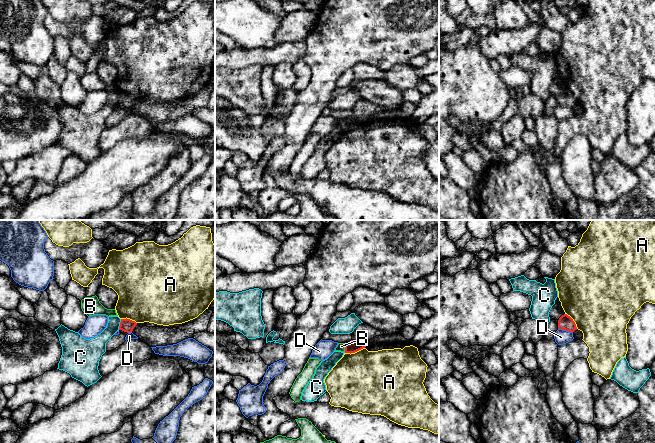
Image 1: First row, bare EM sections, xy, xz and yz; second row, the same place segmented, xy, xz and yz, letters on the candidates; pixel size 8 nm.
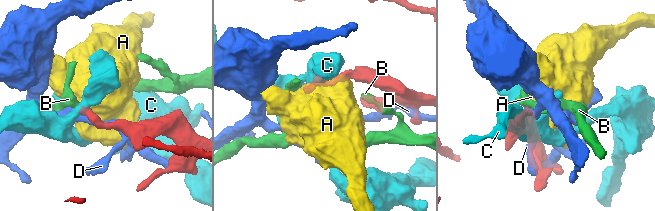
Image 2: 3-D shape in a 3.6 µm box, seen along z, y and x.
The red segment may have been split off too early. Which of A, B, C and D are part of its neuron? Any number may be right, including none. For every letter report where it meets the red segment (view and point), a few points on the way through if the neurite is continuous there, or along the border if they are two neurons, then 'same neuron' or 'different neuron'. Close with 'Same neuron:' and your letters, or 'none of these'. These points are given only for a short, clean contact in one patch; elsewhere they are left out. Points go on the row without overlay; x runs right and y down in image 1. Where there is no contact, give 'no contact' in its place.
A: xz (354, 128) | along xz (364, 123), (354, 128), (345, 129) | different neuron
B: xz (345, 124) | along xz (344, 120), (345, 127) | different neuron
C: xy (120, 100) | different neuron
D: yz (565, 105) | different neuron
Same neuron: none of these

